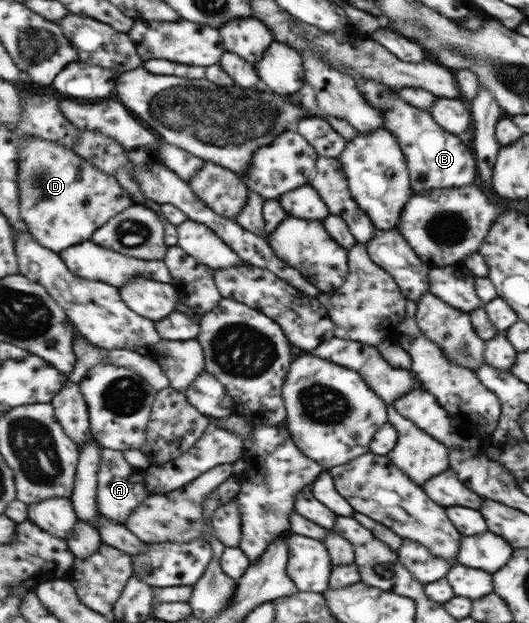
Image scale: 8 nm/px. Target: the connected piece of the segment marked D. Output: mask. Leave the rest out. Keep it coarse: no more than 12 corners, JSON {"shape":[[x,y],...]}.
{"shape":[[23,135],[20,215],[44,248],[135,203],[72,148]]}

